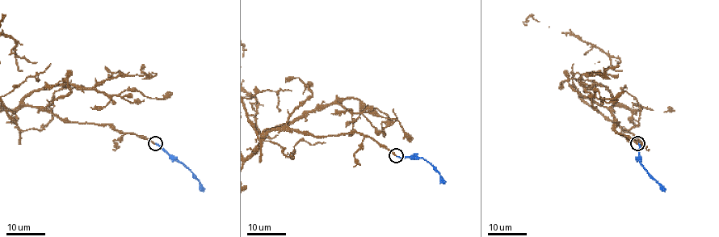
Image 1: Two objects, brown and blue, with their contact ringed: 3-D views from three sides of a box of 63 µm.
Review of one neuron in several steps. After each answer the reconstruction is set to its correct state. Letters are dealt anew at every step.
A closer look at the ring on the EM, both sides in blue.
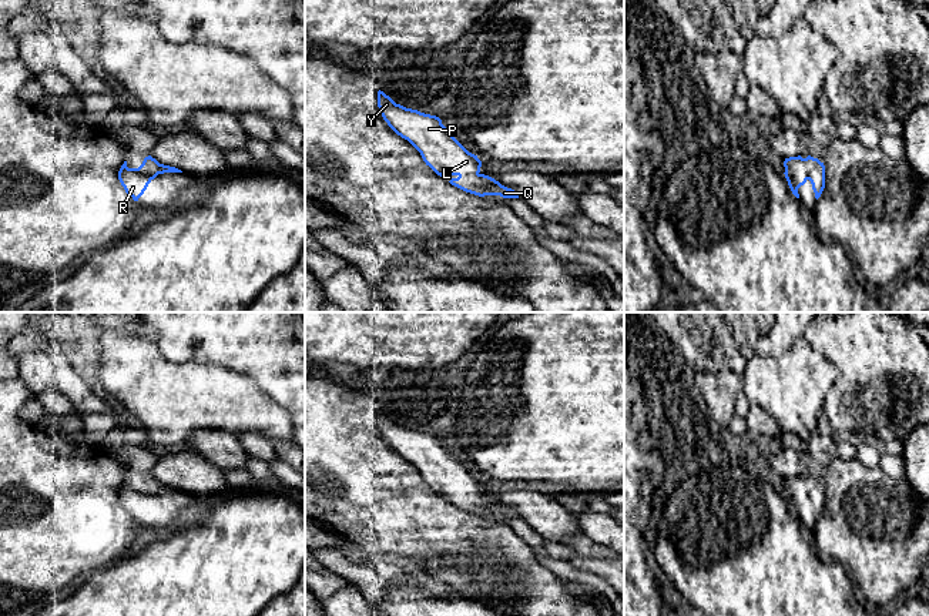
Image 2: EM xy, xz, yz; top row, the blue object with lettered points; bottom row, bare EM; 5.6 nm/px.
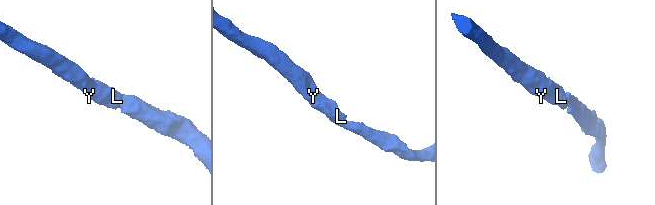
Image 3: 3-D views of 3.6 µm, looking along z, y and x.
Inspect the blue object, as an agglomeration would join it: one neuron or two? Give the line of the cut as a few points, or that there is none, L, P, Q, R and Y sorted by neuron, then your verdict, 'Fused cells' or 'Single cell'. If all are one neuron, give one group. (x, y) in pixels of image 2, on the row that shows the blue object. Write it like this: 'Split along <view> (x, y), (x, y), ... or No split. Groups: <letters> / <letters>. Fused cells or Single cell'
No split. Groups: L P Q R Y. Single cell

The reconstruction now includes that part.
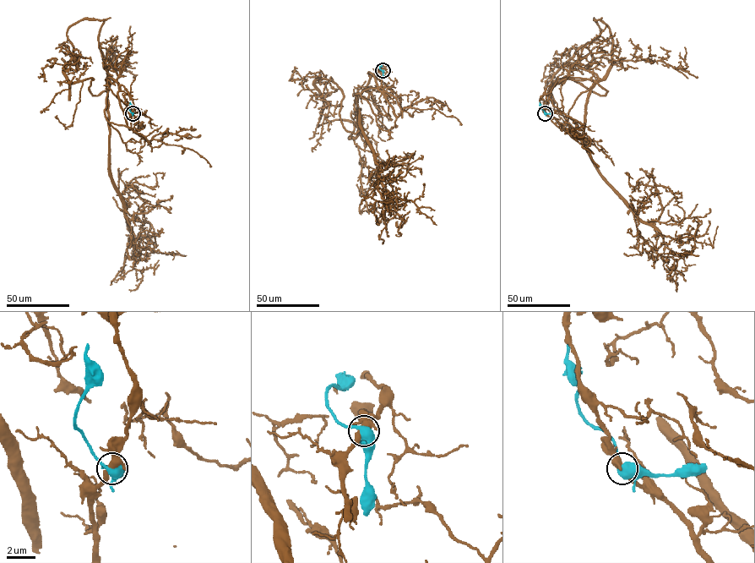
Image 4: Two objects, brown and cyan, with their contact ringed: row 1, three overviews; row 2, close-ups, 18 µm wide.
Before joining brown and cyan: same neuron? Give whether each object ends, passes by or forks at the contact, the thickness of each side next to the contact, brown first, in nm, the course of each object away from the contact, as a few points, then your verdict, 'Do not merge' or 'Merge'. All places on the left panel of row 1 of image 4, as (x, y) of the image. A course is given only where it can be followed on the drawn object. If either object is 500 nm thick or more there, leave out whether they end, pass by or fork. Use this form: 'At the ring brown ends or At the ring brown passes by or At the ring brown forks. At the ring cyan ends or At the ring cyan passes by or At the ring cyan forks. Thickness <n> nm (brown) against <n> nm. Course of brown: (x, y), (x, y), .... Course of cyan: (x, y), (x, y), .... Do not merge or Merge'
Thickness 360 nm (brown) against 550 nm. Course of brown: (133, 113), (130, 128), (106, 118), (108, 79), (109, 175), (127, 221), (127, 185), (163, 178). Course of cyan: (133, 113), (129, 108), (130, 102). Merge

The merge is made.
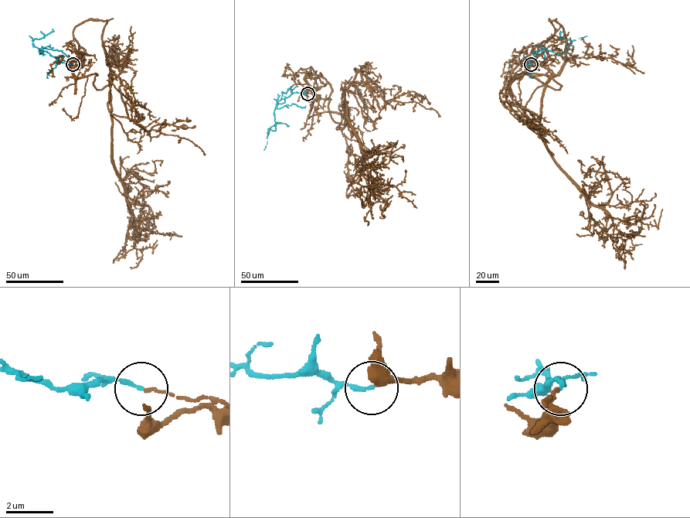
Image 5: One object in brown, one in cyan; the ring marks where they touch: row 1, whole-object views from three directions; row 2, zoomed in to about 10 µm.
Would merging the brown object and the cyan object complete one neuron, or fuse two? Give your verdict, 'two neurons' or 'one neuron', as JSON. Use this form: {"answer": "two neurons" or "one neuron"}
{"answer": "two neurons"}

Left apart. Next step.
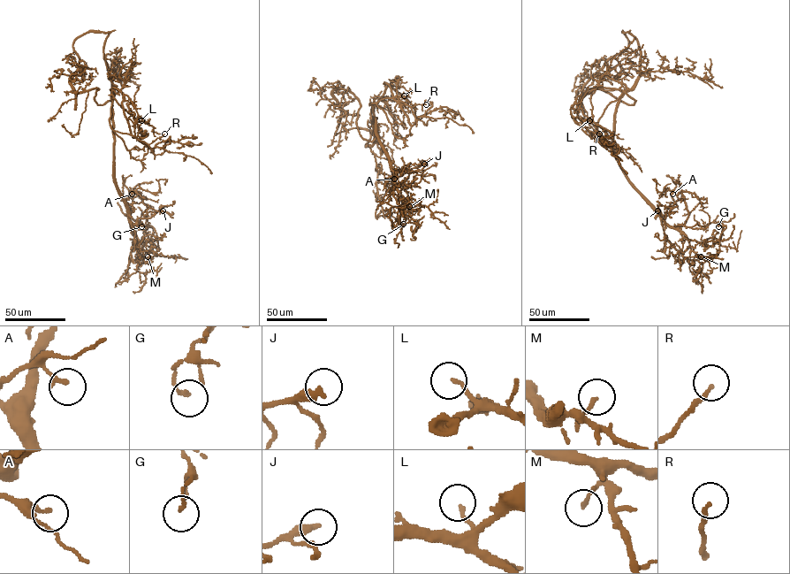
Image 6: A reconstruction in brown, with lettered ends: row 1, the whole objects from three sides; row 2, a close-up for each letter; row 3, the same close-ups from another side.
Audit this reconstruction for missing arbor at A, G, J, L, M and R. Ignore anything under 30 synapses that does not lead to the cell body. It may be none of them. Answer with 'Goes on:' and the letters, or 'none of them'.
Goes on: none of them

